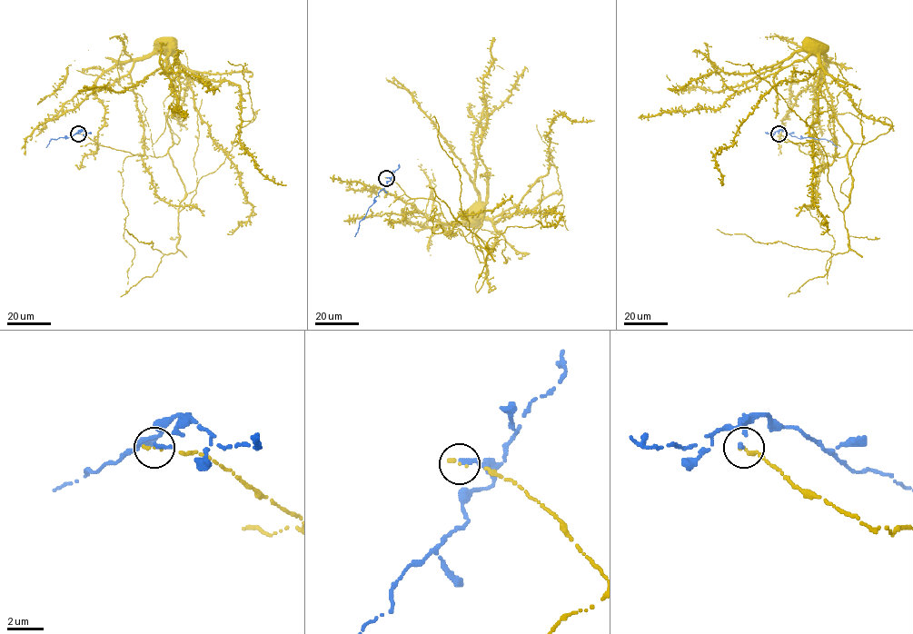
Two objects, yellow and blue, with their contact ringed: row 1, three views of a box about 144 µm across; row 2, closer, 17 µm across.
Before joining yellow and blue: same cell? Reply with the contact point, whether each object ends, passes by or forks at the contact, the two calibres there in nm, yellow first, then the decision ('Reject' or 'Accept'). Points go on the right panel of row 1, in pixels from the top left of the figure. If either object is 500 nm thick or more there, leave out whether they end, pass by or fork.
Place: (779, 133). At the ring yellow ends. At the ring blue ends. Thickness 180 nm (yellow) against 300 nm. Reject

